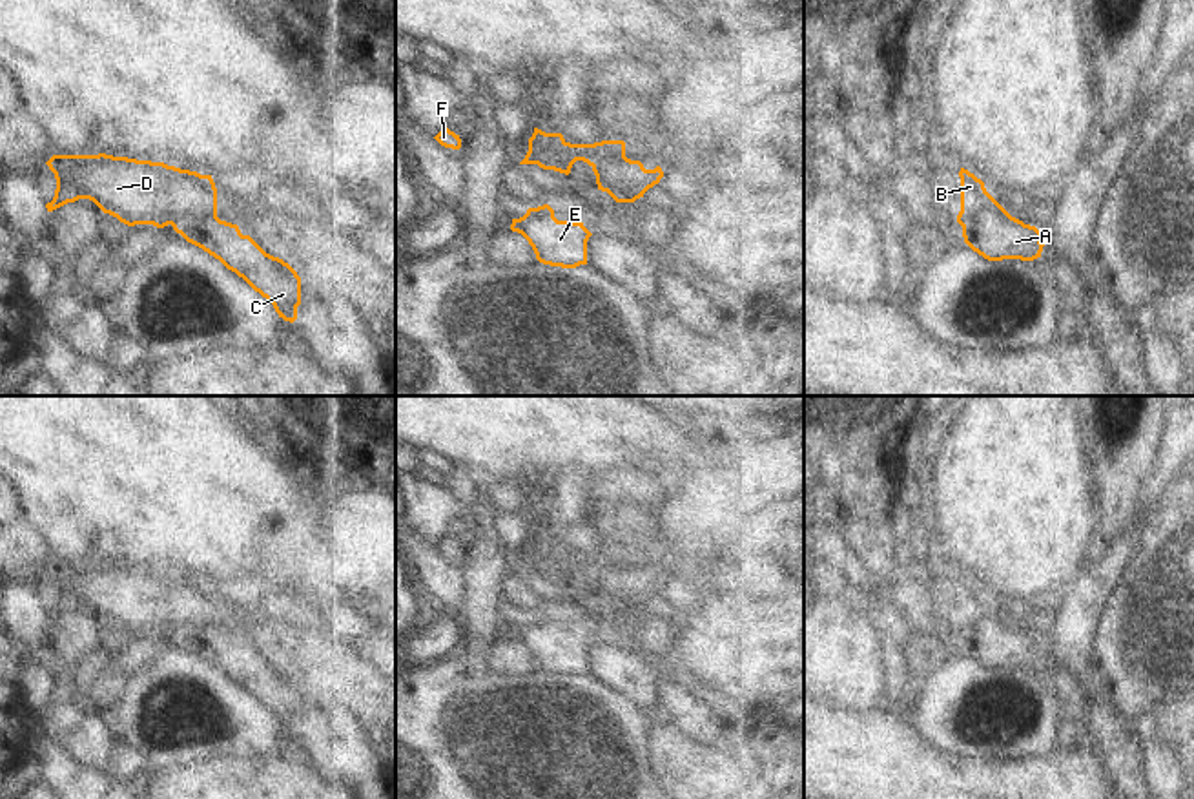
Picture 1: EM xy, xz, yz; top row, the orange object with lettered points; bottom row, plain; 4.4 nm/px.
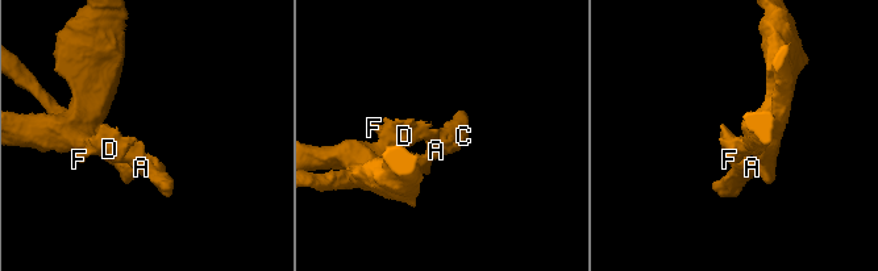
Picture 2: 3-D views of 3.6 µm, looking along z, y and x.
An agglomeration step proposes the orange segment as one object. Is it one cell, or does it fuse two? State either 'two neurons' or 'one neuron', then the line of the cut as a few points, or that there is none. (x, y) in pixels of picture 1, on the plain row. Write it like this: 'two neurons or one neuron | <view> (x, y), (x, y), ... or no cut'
two neurons | xy (216, 624), (205, 624), (174, 635)

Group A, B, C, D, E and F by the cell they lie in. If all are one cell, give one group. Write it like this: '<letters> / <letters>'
A C E / B D F

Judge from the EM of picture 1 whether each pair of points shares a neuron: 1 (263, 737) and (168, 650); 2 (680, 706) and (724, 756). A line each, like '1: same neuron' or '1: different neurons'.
1: same neuron
2: same neuron

